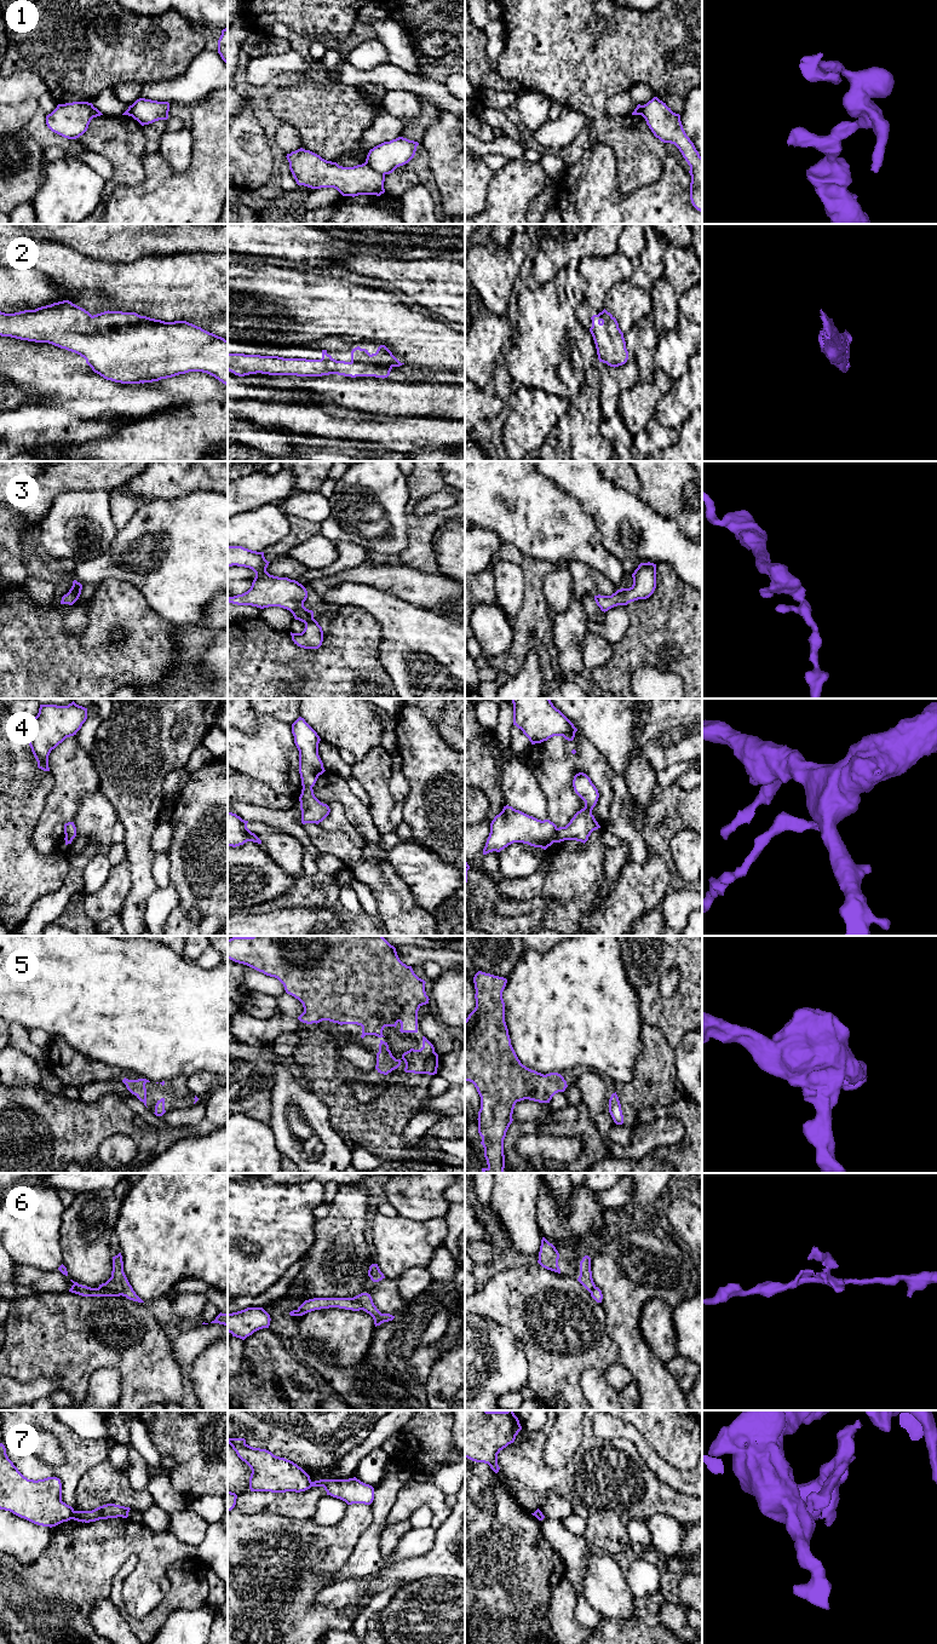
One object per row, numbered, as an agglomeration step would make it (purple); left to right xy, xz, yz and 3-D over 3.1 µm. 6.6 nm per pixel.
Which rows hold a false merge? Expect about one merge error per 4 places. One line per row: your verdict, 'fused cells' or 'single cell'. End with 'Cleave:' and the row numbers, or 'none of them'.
1: fused cells
2: single cell
3: single cell
4: single cell
5: single cell
6: single cell
7: fused cells
Cleave: 1, 7

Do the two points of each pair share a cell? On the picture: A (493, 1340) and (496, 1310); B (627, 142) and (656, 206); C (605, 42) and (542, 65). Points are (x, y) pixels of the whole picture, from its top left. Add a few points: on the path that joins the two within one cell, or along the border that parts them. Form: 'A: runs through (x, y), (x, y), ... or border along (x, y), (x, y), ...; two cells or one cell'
A: border along (477, 1314), (505, 1326), (518, 1339); two cells
B: border along (664, 161), (654, 182), (626, 194), (619, 190); two cells
C: runs through (590, 53), (558, 53); one cell

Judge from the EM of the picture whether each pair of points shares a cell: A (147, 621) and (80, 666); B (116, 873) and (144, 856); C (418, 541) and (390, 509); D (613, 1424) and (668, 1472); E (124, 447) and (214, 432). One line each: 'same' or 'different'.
A: same
B: different
C: different
D: same
E: same

